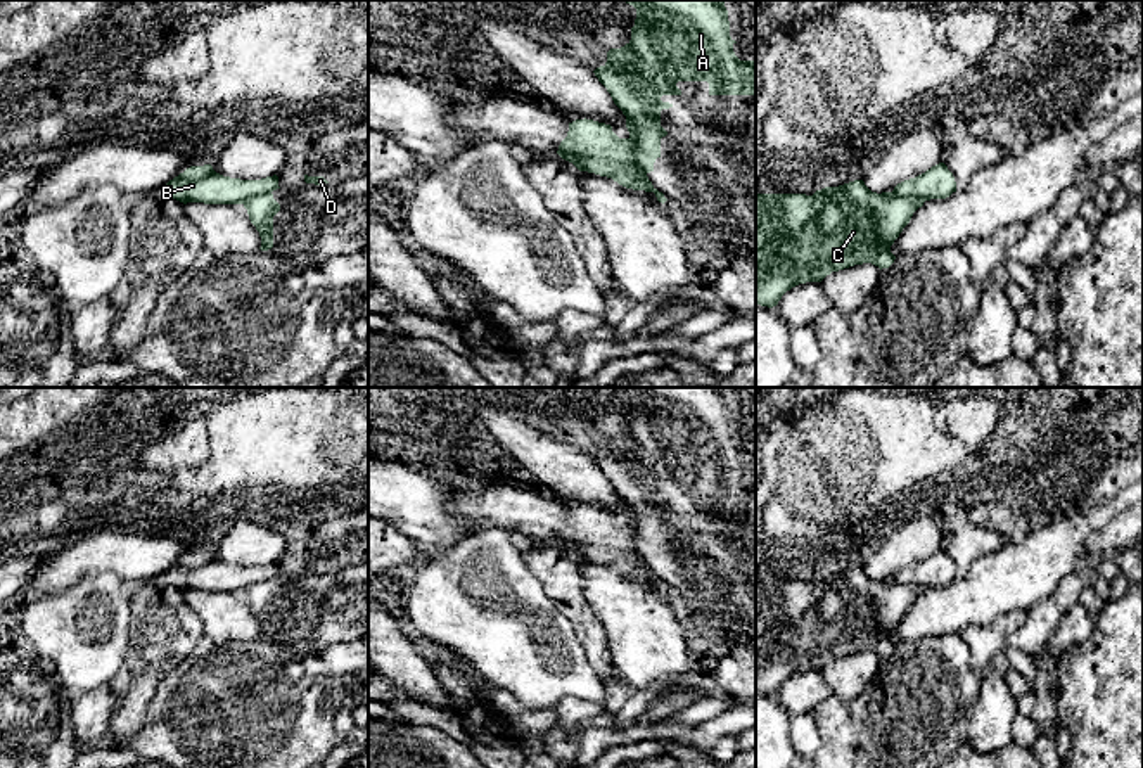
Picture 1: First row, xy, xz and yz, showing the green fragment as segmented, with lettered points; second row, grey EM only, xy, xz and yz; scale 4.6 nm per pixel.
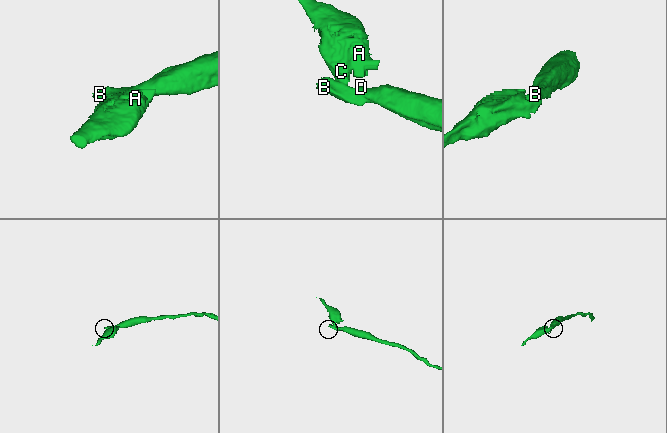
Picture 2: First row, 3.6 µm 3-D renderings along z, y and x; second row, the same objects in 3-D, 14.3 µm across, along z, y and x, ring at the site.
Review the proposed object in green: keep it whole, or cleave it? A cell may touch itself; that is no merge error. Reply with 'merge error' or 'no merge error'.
merge error

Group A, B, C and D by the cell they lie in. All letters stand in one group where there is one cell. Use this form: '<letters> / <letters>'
A C / B D

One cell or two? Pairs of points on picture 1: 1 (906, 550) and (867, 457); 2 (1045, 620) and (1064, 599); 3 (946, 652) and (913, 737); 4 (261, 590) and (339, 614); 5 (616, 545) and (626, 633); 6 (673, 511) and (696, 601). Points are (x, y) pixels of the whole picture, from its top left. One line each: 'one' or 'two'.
1: two
2: one
3: one
4: one
5: two
6: one

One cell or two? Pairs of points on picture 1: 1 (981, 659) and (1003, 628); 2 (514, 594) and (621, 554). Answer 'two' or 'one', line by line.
1: one
2: two

